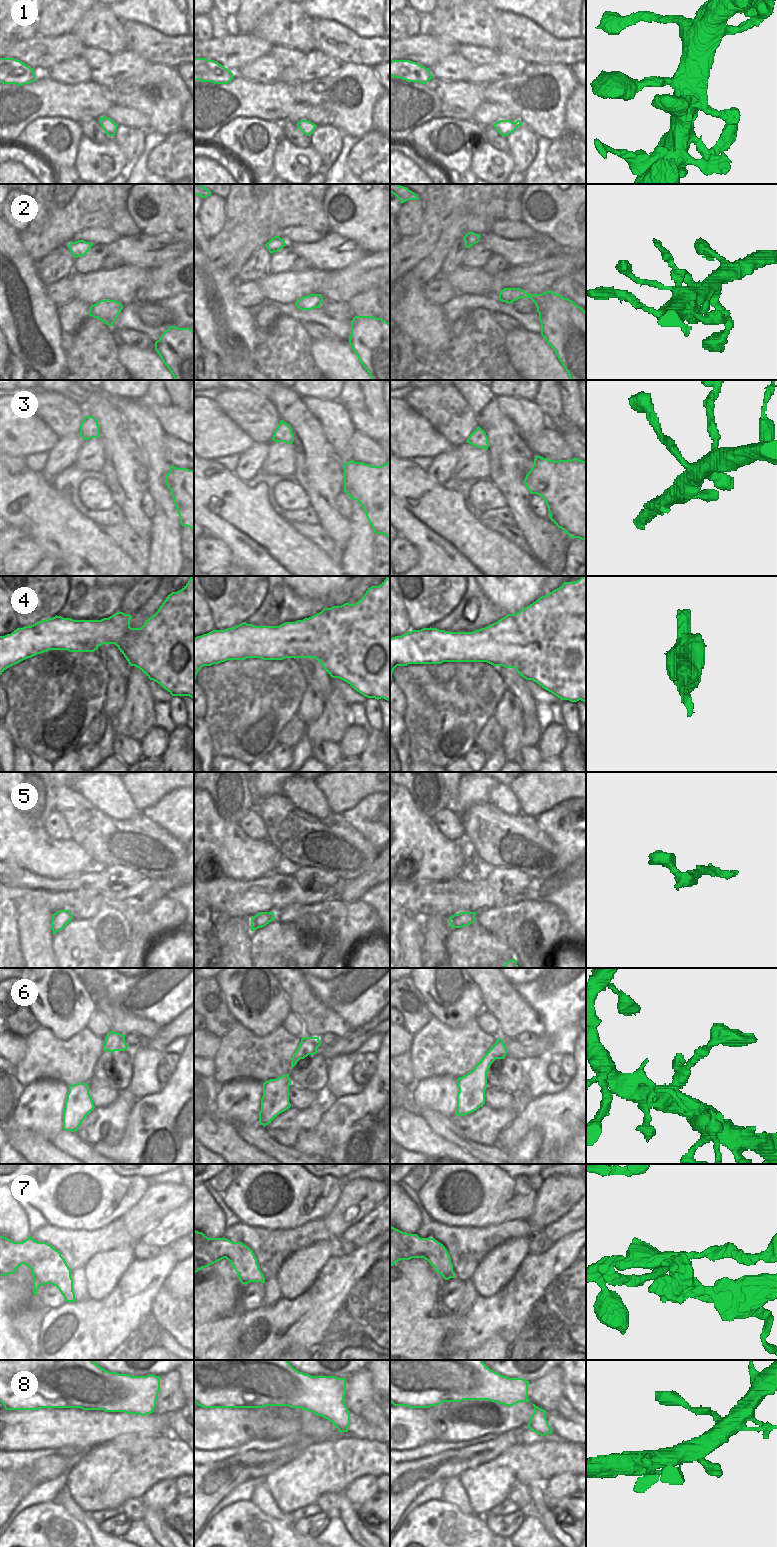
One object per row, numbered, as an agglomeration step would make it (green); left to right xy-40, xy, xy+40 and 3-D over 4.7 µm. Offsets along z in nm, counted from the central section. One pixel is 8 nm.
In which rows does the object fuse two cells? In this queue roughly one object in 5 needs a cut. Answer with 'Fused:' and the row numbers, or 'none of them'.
Fused: 7.

